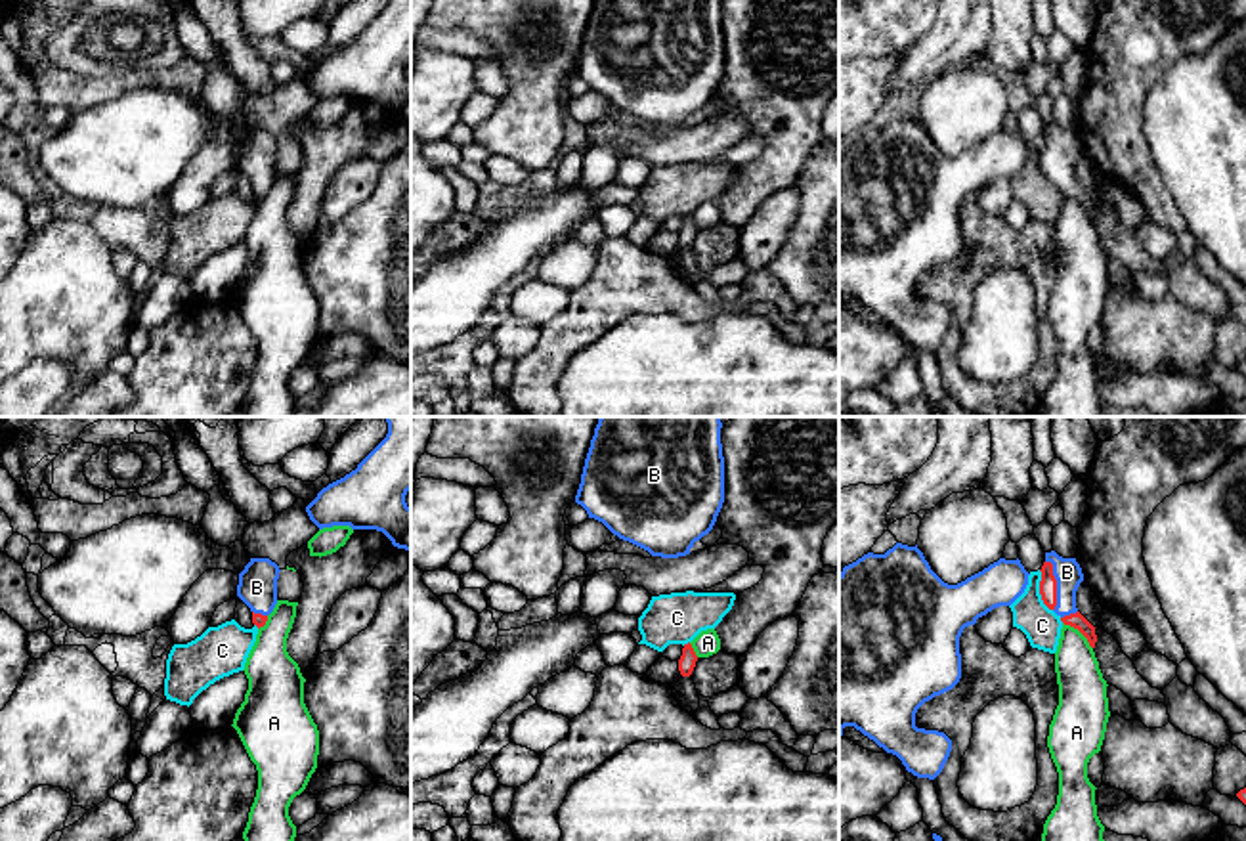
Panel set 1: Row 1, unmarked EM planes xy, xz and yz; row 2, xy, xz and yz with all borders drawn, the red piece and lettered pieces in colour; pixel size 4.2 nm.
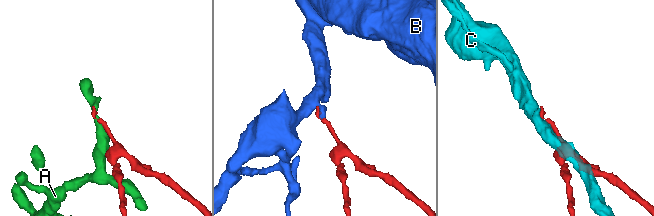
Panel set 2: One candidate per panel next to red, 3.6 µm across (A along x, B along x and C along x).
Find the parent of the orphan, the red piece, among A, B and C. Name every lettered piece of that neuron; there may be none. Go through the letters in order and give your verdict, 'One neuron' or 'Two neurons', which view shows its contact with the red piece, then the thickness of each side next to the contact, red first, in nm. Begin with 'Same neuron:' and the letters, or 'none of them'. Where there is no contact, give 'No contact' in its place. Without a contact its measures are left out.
Same neuron: B
A: Two neurons. Touches red in yz. Thickness 70 nm (red) against 200 nm
B: One neuron. Touches red in yz. Thickness 80 nm (red) against 120 nm
C: Two neurons. Touches red in yz. Thickness 80 nm (red) against 160 nm

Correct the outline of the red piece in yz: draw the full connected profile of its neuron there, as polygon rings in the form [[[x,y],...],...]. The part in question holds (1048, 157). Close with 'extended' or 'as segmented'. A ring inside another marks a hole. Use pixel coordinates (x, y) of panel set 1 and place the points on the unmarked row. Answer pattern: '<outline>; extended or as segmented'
[[[1055,122],[1045,124],[1042,138],[1040,166],[1043,176],[1053,182],[1064,197],[1078,201],[1095,220],[1095,199],[1078,183],[1076,162],[1084,145],[1076,130],[1063,130]]]; extended

